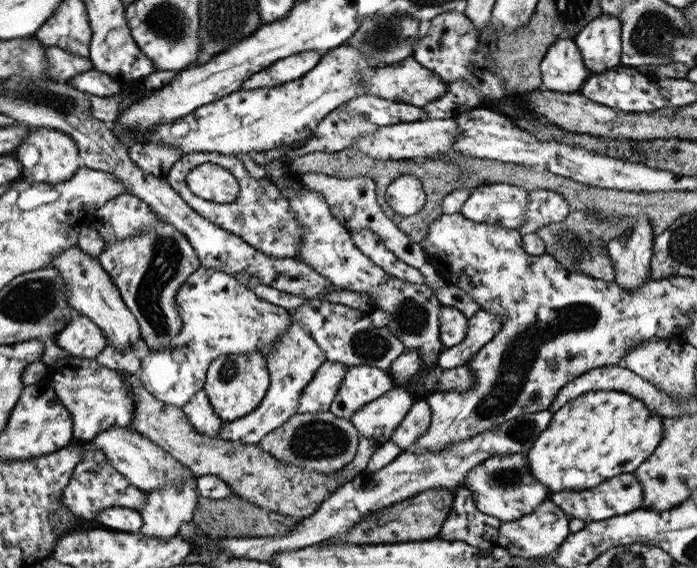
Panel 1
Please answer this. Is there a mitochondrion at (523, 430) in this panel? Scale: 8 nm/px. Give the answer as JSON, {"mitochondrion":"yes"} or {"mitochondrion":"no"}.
{"mitochondrion":"yes"}

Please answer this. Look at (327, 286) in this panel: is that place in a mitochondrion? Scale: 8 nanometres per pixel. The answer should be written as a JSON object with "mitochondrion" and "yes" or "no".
{"mitochondrion":"no"}

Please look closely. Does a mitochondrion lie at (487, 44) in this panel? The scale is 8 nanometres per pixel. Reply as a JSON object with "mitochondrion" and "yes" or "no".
{"mitochondrion":"no"}

